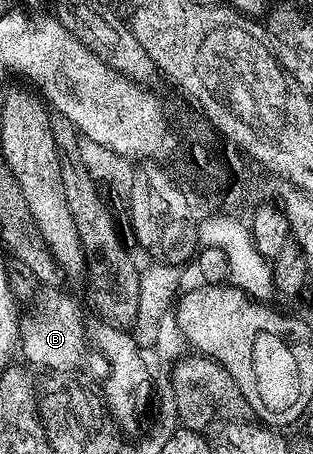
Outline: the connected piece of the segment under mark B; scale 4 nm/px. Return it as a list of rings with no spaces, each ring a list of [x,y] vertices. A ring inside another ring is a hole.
[[[53,290],[50,296],[42,295],[41,308],[37,308],[29,316],[29,321],[22,323],[19,328],[19,352],[39,367],[50,373],[72,373],[73,368],[81,364],[81,355],[85,352],[87,344],[87,328],[81,322],[81,310],[76,302],[69,296]]]

